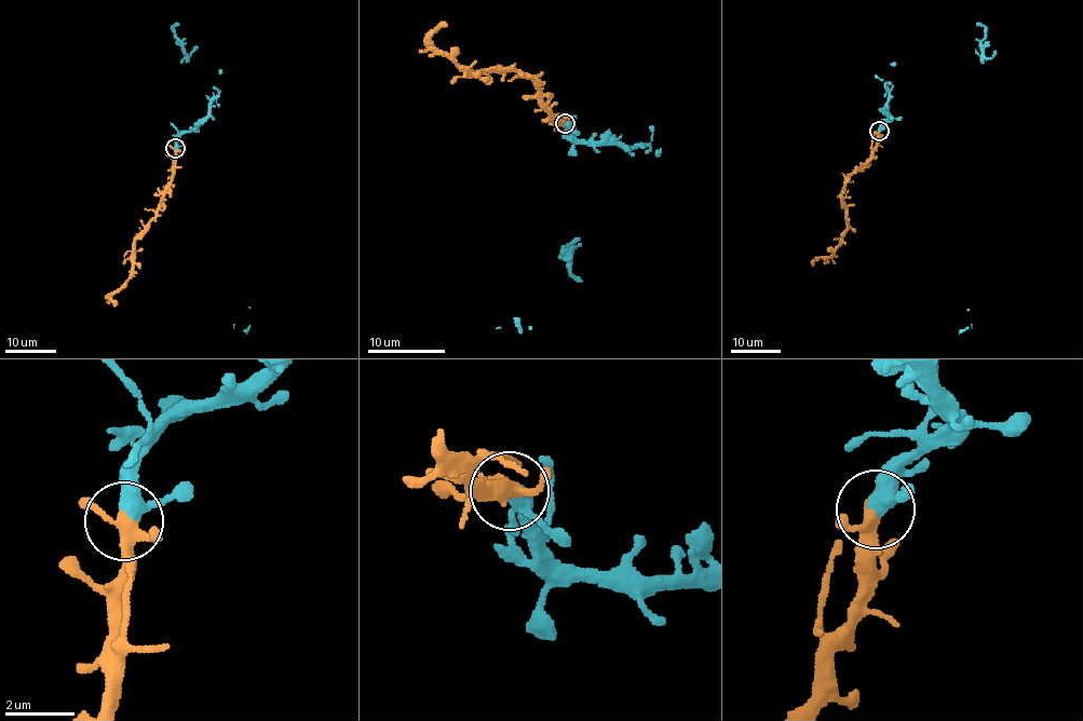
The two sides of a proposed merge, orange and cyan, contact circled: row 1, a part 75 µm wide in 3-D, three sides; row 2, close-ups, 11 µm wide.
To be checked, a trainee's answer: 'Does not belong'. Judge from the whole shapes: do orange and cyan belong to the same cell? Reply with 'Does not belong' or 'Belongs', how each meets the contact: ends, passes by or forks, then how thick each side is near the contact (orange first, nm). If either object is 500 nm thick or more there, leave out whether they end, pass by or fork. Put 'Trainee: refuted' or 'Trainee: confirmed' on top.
Trainee: refuted
Belongs. At the ring orange forks. At the ring cyan passes by. Thickness 280 nm (orange) against 360 nm

